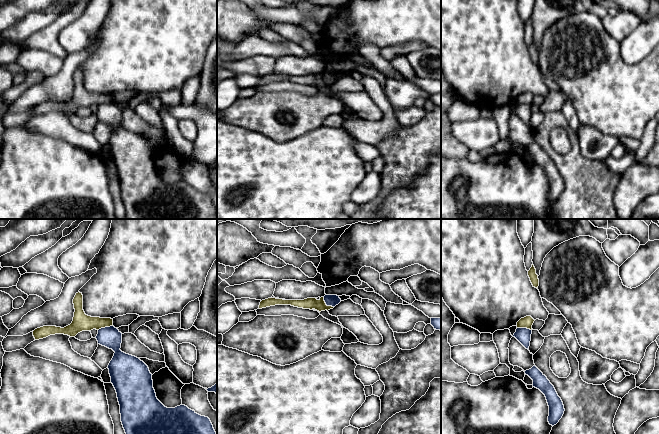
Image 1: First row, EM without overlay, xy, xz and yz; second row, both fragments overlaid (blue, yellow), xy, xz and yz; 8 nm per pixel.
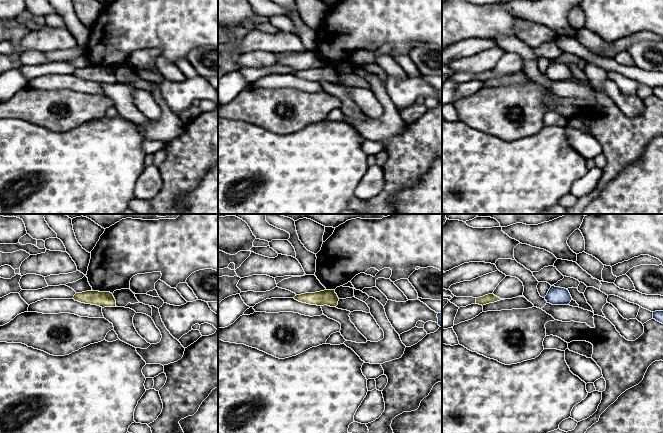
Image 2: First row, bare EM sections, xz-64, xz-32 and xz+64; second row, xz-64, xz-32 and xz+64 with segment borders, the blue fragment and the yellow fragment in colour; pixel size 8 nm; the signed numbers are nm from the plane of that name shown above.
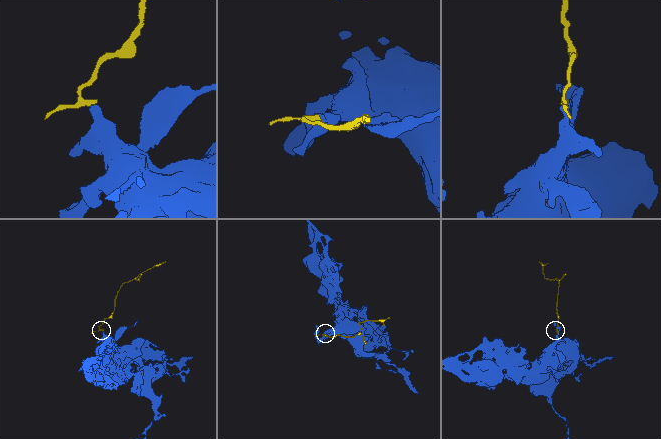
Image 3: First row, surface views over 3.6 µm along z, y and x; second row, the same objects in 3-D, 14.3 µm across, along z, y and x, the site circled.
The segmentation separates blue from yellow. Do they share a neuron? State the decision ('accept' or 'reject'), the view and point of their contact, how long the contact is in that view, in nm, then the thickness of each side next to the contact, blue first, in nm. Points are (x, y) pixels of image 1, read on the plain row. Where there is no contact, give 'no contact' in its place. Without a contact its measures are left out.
reject; contact xz (326, 80); length 120 nm; calibres 100 and 100 nm

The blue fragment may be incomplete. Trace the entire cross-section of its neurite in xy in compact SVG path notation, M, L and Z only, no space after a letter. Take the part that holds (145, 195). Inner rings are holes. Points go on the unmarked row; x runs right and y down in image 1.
M117 104L99 105L96 115L115 128L107 144L117 169L126 219L217 219L208 193L185 181L167 184L157 175L148 142L120 126L122 109Z

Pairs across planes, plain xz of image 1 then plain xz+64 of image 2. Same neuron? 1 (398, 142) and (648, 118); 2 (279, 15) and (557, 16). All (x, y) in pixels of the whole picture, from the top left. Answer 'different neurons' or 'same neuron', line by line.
1: same neuron
2: same neuron

